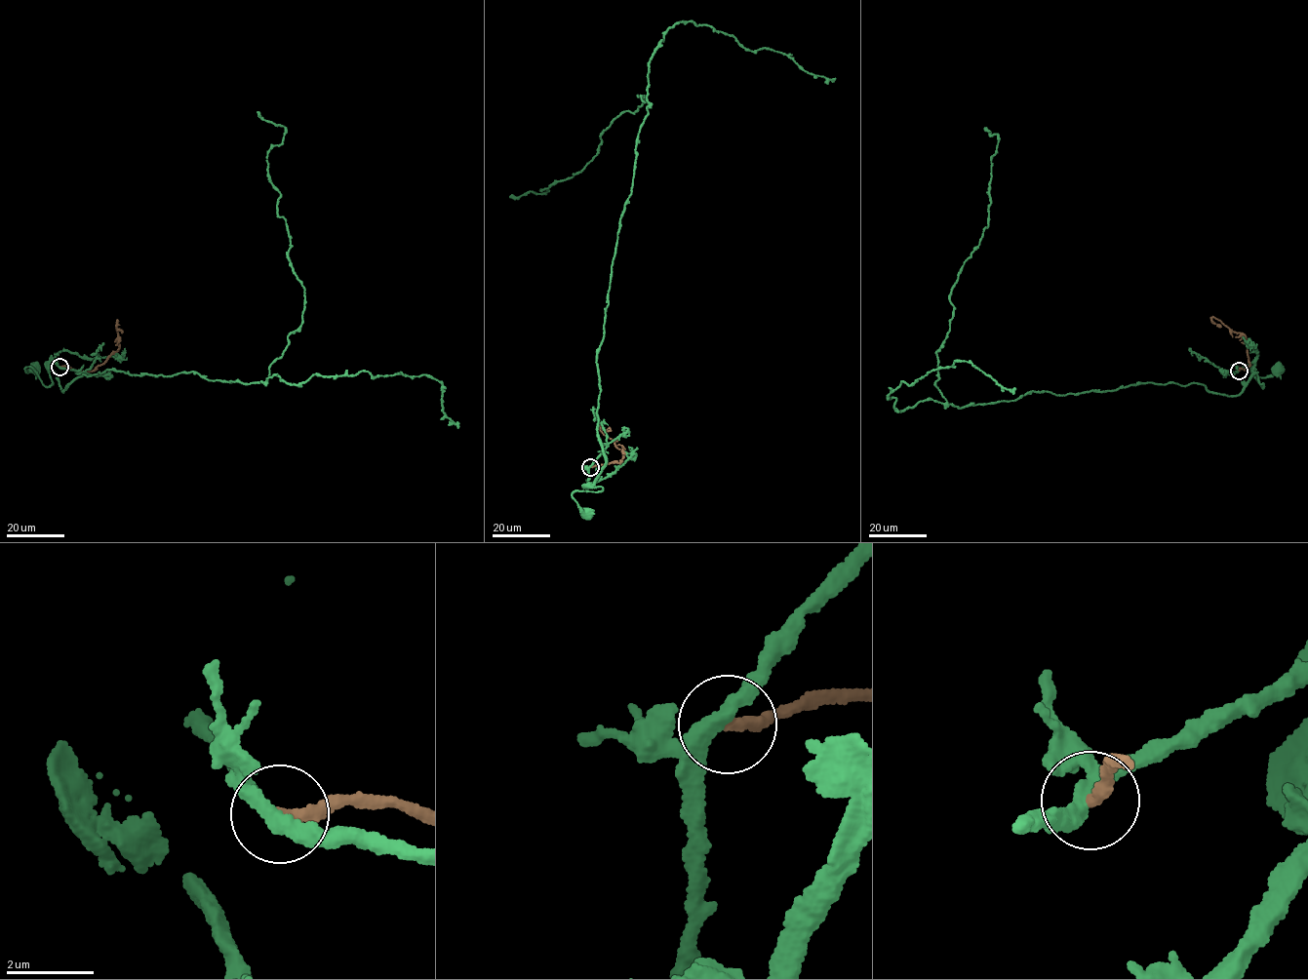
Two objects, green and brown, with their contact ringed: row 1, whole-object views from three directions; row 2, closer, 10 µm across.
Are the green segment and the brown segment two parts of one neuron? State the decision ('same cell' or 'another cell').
another cell

